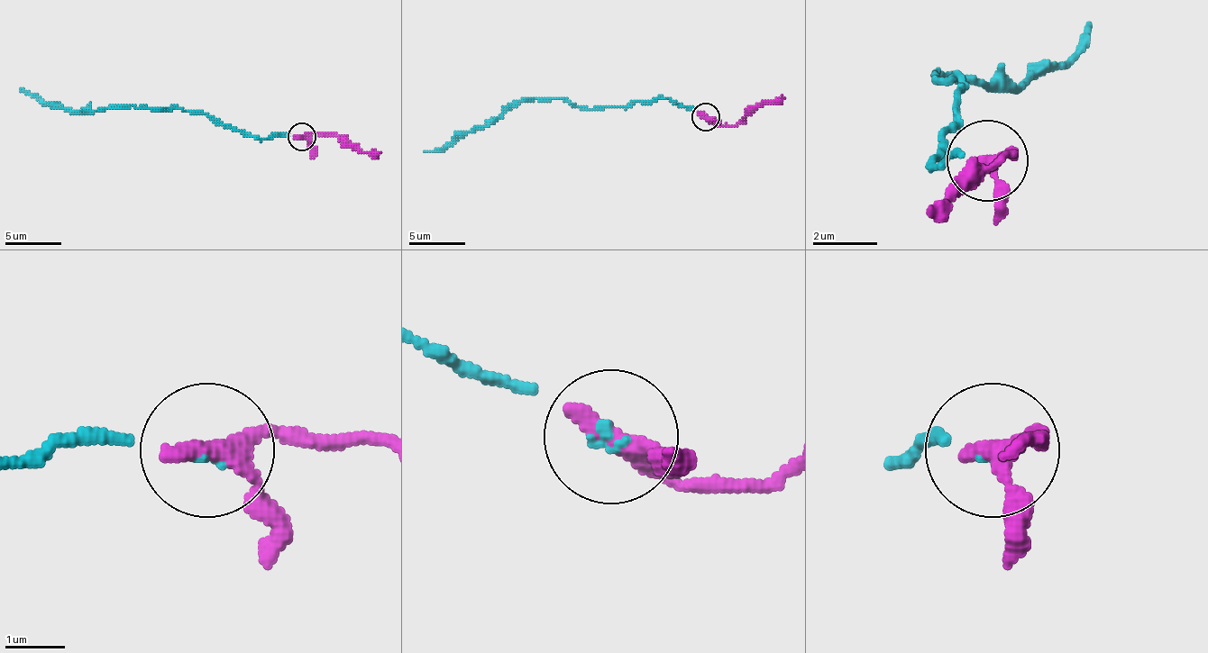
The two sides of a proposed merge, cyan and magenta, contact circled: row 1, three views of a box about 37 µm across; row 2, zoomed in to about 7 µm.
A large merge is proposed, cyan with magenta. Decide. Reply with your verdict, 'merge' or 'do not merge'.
merge

